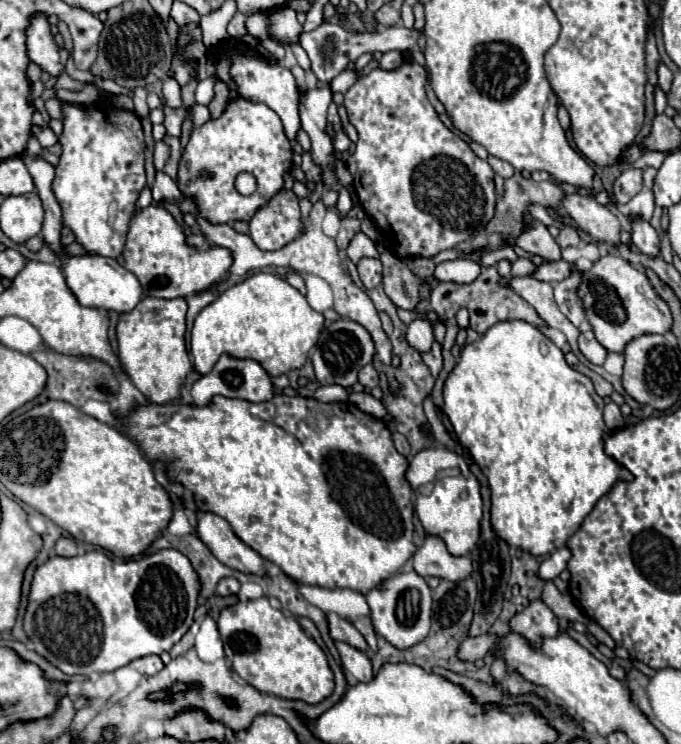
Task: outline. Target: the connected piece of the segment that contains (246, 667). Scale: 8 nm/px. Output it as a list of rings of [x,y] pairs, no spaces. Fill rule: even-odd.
[[[268,597],[254,601],[240,601],[222,609],[218,617],[218,631],[224,643],[224,653],[234,671],[262,693],[284,699],[302,699],[318,703],[332,693],[332,671],[324,651],[304,635],[302,627],[292,615],[274,609]]]

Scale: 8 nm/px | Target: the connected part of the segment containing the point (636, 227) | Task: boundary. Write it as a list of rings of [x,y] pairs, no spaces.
[[[632,221],[632,243],[642,255],[648,255],[648,257],[660,255],[658,233],[650,227],[648,221]]]

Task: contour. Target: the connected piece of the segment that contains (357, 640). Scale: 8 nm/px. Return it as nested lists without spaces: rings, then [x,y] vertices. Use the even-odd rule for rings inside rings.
[[[326,613],[326,617],[328,617],[330,637],[332,637],[334,641],[344,641],[344,643],[348,643],[348,645],[352,645],[352,647],[356,647],[356,649],[362,649],[362,651],[368,649],[364,637],[360,635],[360,631],[358,631],[350,621],[342,619],[342,617],[336,615],[336,613]]]

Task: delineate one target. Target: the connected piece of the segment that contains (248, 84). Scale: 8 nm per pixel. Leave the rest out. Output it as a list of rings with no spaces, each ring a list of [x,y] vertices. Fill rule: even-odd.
[[[234,55],[234,65],[232,65],[234,73],[232,73],[232,79],[238,83],[238,95],[240,97],[246,97],[250,101],[260,101],[260,103],[266,103],[270,109],[274,109],[278,113],[278,117],[282,119],[284,123],[284,129],[286,129],[286,135],[288,139],[292,141],[292,150],[294,153],[303,155],[304,151],[310,151],[312,149],[312,143],[310,143],[310,137],[304,129],[300,129],[300,115],[298,115],[298,87],[296,87],[296,81],[294,81],[294,75],[282,67],[280,63],[276,61],[270,61],[270,59],[264,59],[264,57],[246,57],[246,55]]]

